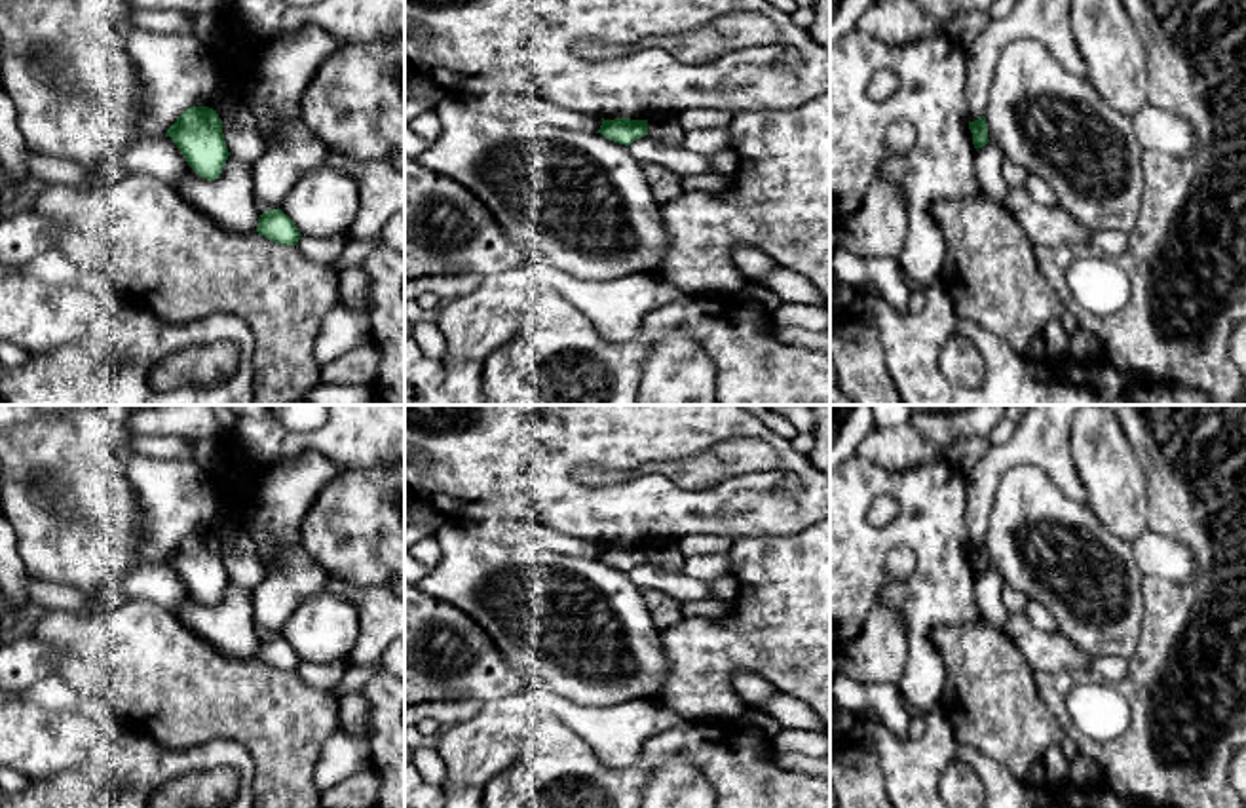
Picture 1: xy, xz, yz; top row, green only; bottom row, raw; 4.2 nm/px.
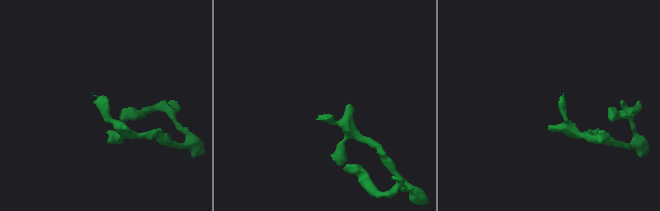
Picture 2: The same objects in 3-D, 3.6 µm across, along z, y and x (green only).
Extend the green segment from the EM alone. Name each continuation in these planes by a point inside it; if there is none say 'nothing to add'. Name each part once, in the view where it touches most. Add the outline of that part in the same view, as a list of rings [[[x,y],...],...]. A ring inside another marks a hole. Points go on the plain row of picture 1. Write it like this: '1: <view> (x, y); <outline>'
nothing to add

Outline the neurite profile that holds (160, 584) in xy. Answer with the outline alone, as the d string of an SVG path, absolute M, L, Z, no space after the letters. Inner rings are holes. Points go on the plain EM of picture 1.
M171 563L135 567L120 582L118 589L127 599L148 599L175 612L186 599L188 587Z

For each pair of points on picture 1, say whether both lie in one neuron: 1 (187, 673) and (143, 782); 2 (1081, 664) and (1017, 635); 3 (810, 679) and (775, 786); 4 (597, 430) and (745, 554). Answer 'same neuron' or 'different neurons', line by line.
1: different neurons
2: same neuron
3: different neurons
4: different neurons

